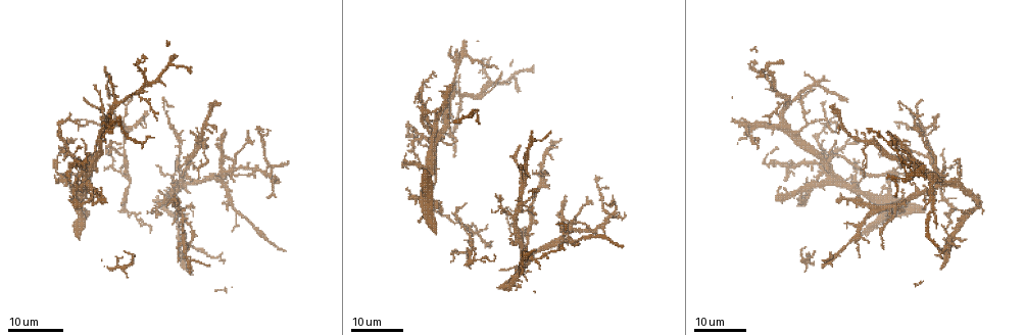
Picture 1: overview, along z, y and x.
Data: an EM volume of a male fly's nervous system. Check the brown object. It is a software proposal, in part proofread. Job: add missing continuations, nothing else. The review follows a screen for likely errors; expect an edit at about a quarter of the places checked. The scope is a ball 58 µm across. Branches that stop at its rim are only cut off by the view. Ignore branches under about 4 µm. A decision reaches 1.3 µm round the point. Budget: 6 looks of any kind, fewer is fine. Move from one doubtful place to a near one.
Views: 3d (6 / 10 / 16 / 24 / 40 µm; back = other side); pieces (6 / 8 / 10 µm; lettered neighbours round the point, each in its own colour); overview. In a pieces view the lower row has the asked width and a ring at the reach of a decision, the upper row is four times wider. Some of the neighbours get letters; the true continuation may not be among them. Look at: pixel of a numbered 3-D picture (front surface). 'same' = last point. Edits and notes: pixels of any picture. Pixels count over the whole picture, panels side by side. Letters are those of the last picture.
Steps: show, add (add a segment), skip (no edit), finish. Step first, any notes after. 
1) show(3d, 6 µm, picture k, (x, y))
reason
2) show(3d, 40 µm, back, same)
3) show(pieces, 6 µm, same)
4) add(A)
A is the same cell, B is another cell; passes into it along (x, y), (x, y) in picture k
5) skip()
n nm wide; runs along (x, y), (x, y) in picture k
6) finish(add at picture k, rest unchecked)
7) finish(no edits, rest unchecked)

show(3d, 24 µm, picture 1, (517, 90))
an open end

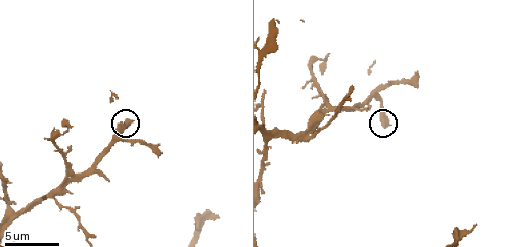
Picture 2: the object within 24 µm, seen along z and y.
show(pieces, 8 µm, picture 2, (385, 125))

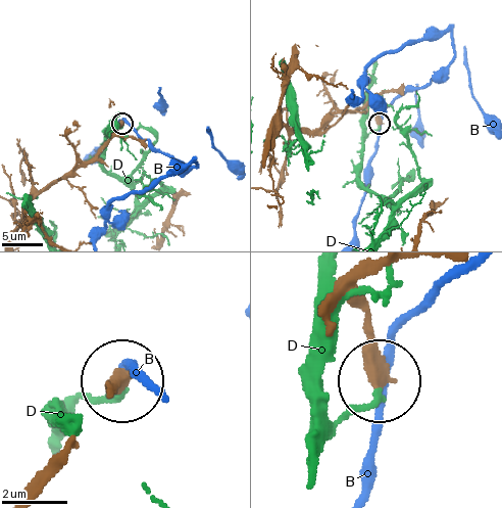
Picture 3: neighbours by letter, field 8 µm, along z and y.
skip()
B and D are other cells; runs along (325, 303), (345, 294), (367, 317), (375, 380) in picture 3; none of them fits

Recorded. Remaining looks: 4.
show(3d, 16 µm, picture 1, (454, 155))
an open end

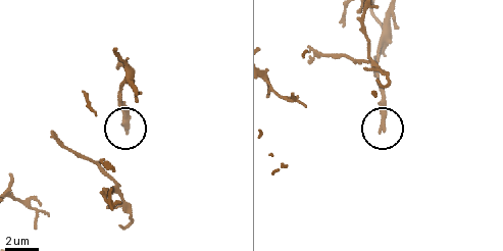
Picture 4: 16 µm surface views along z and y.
show(pieces, 8 µm, picture 4, (125, 131))

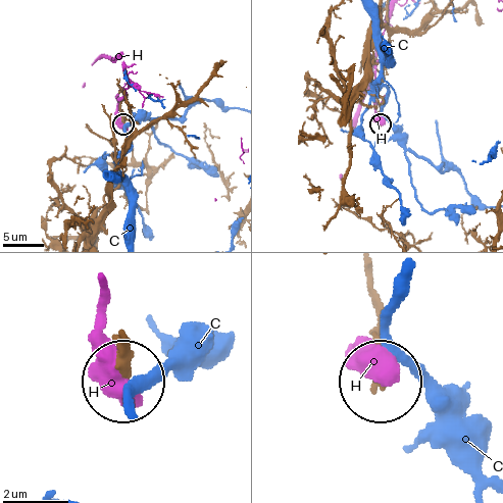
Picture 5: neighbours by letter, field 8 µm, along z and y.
skip()
C and H are other cells; none of them fits

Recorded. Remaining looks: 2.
show(3d, 16 µm, picture 1, (509, 238))
thin end

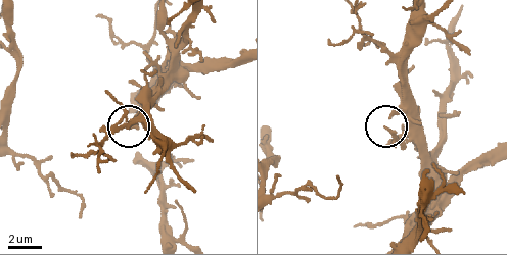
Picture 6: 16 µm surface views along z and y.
show(pieces, 6 µm, picture 6, (385, 126))

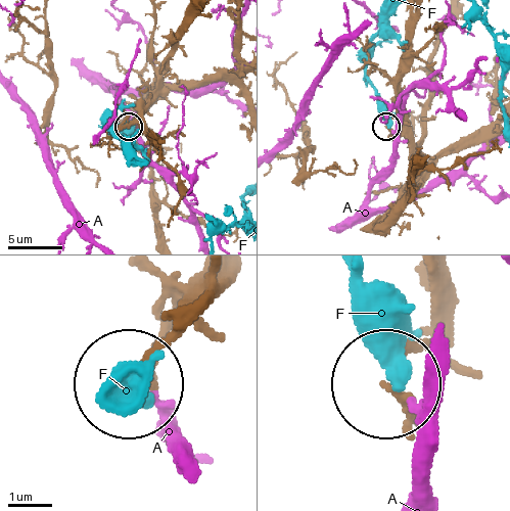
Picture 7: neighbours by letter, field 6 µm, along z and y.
skip()
A and F are other cells; no lettered segment goes on from it

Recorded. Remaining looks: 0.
finish(no edits, rest unchecked)

